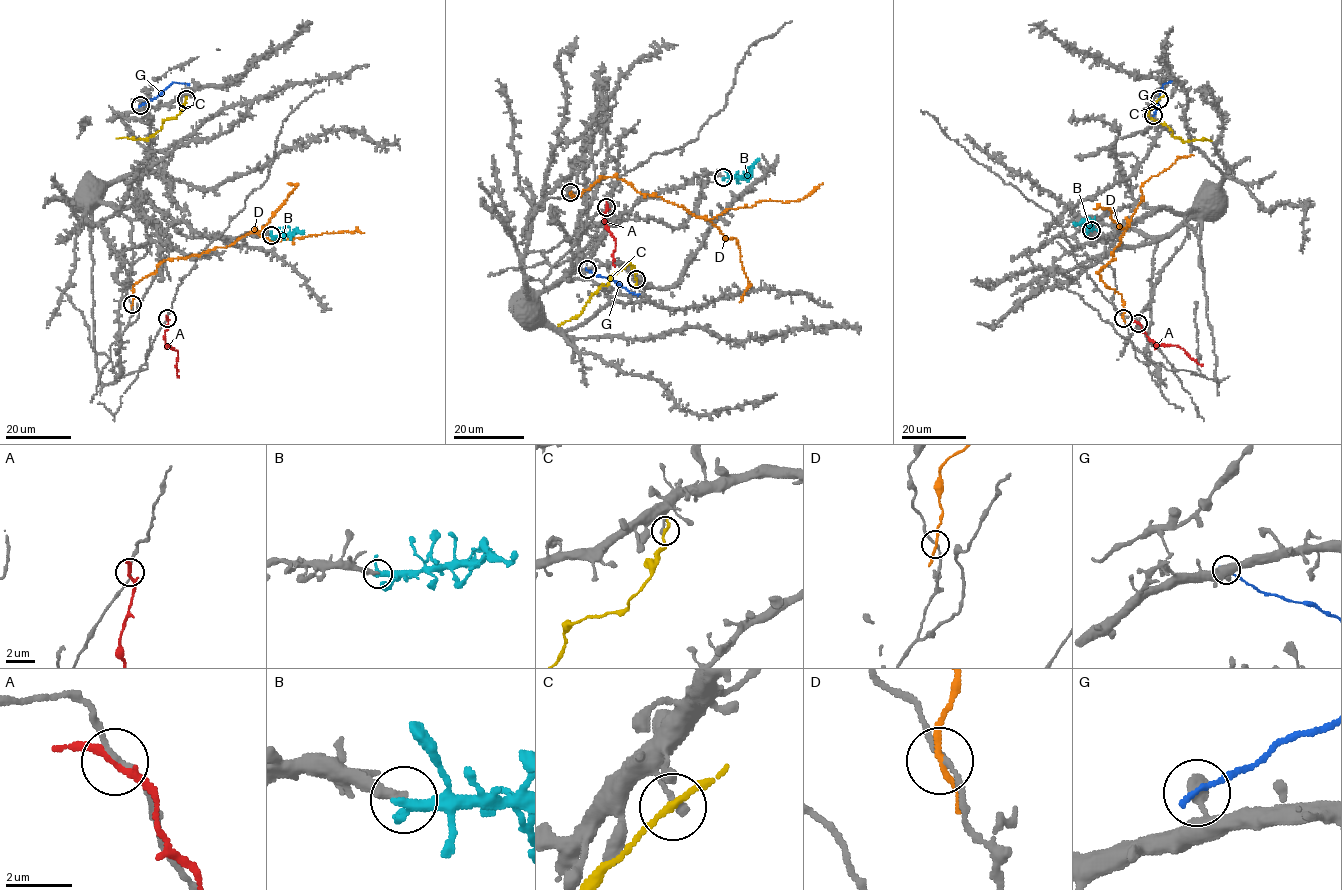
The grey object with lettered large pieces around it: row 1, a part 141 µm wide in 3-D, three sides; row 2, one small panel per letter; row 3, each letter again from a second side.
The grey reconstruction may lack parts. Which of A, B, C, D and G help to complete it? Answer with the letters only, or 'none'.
B

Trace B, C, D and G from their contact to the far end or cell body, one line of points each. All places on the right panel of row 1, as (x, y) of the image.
B: (1091, 230), (1086, 223), (1072, 222)
C: (1159, 99), (1148, 116), (1166, 125), (1171, 135), (1184, 141), (1211, 141)
D: (1123, 318), (1124, 301), (1099, 273), (1112, 260), (1129, 225), (1121, 228), (1107, 207), (1093, 209)
G: (1153, 115), (1163, 84), (1170, 81)

